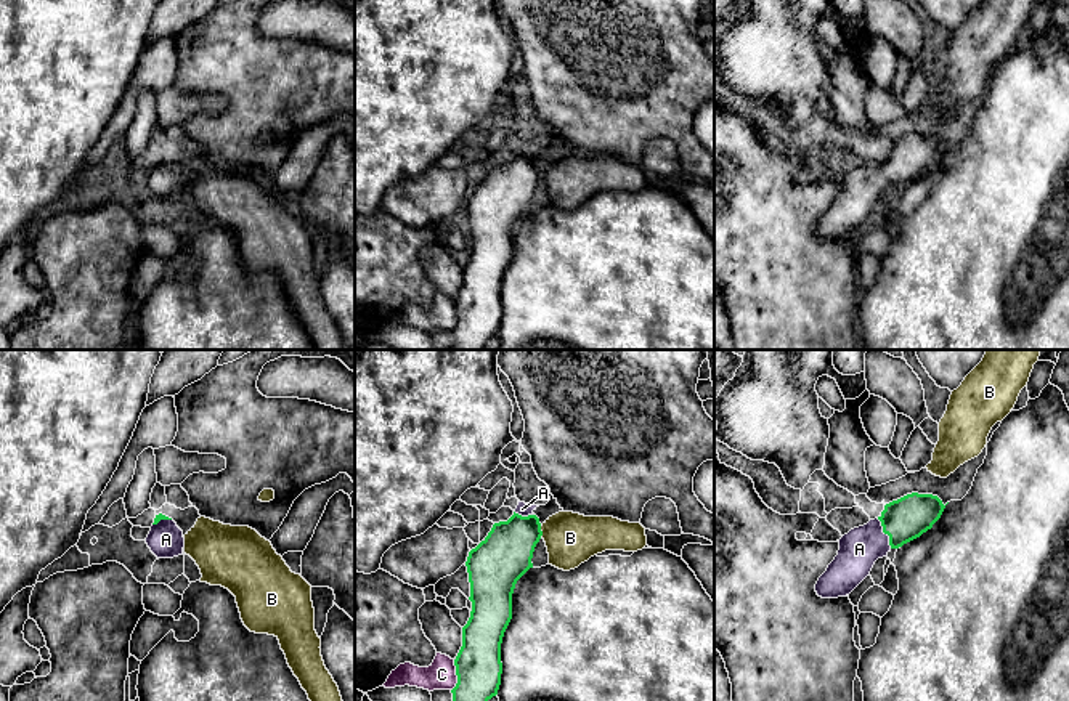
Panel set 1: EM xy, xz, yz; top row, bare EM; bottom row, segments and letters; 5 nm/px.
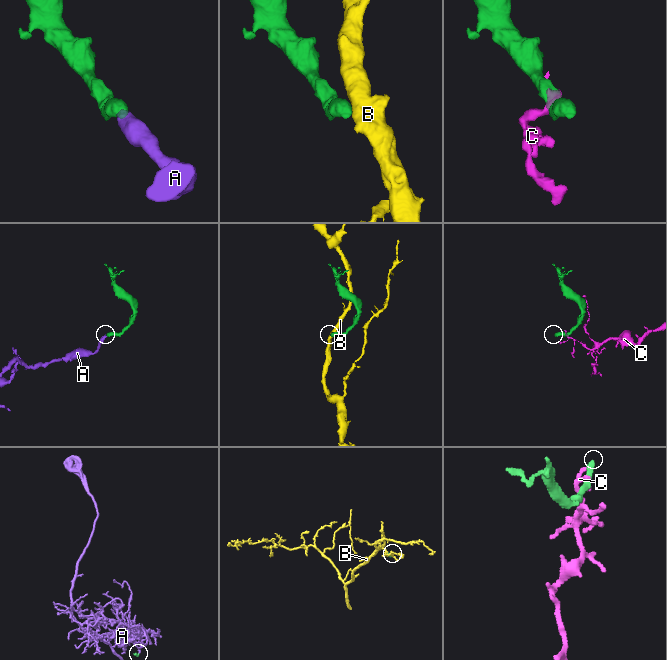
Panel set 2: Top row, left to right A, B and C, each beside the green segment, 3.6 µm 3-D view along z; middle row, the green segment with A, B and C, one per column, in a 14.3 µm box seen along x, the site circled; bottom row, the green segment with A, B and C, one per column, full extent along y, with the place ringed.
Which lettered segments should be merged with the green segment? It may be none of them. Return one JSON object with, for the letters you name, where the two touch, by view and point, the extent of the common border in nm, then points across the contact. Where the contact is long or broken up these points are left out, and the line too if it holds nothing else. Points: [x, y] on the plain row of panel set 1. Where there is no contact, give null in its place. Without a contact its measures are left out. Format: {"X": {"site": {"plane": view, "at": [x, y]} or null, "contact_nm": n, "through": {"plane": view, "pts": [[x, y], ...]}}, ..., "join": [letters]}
{"A": {"site": {"plane": "yz", "at": [885, 174]}, "contact_nm": 170, "through": {"plane": "yz", "pts": [[902, 161], [885, 174], [859, 190]]}}, "join": ["A"]}

